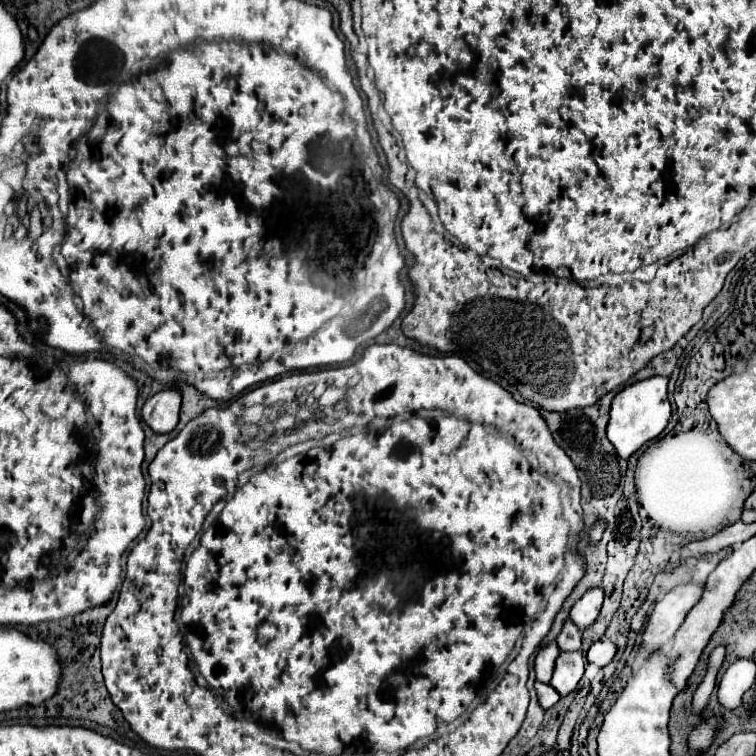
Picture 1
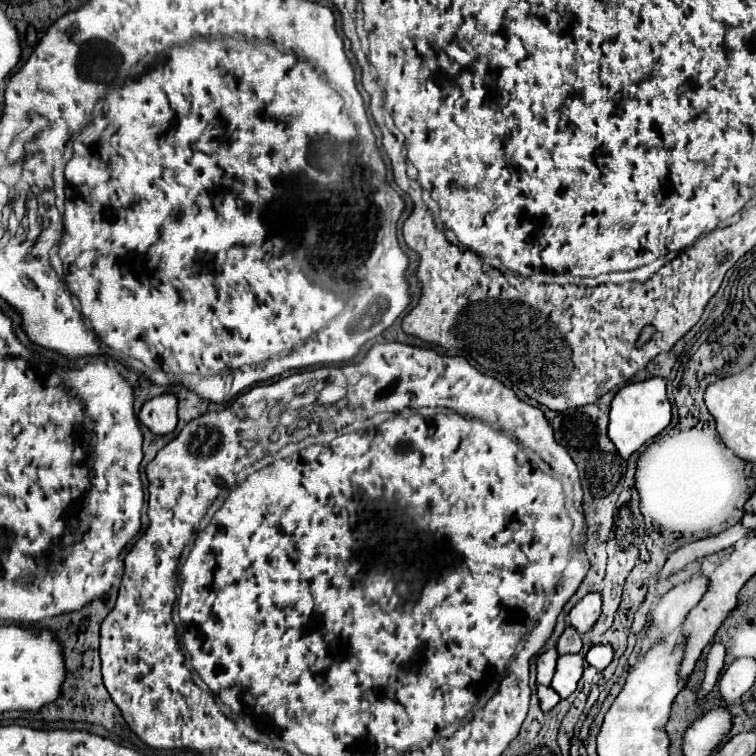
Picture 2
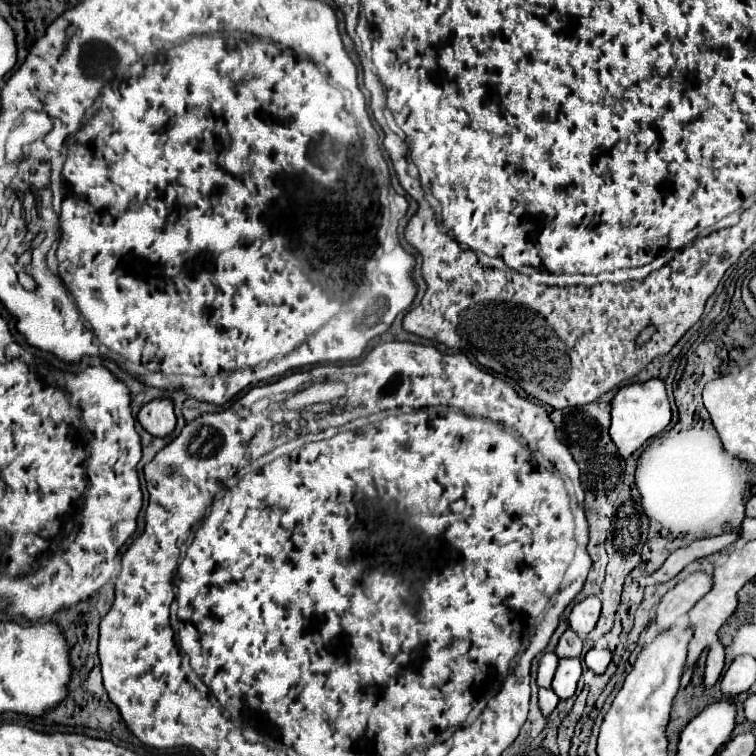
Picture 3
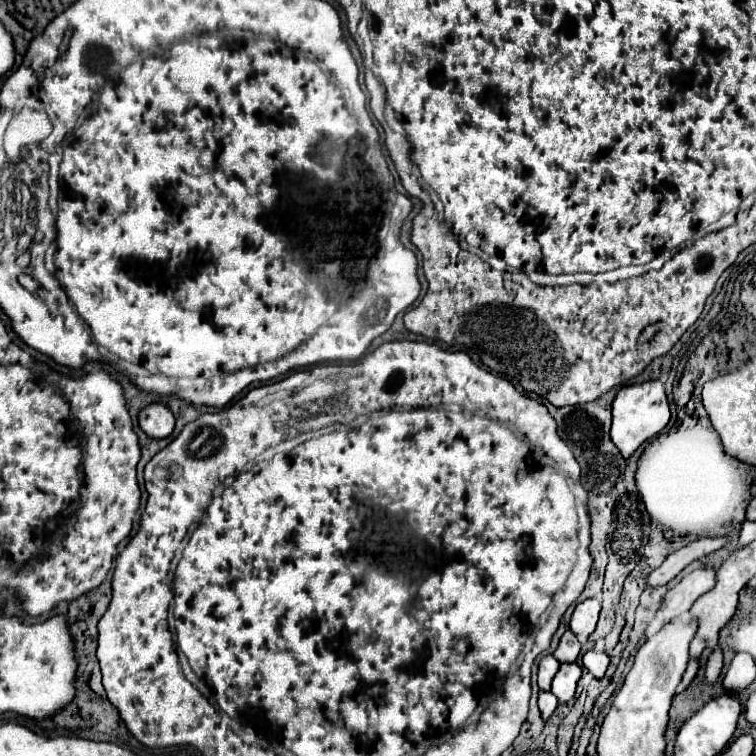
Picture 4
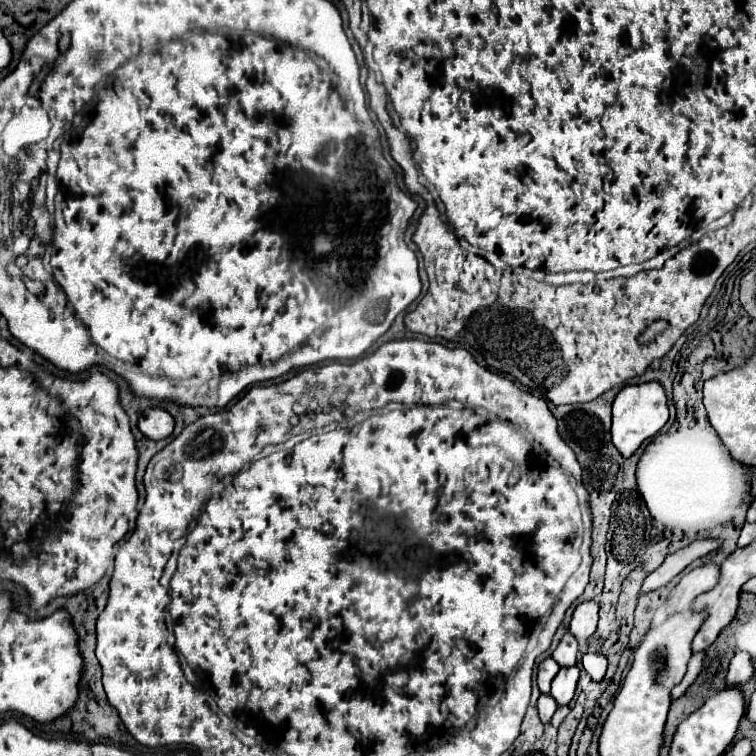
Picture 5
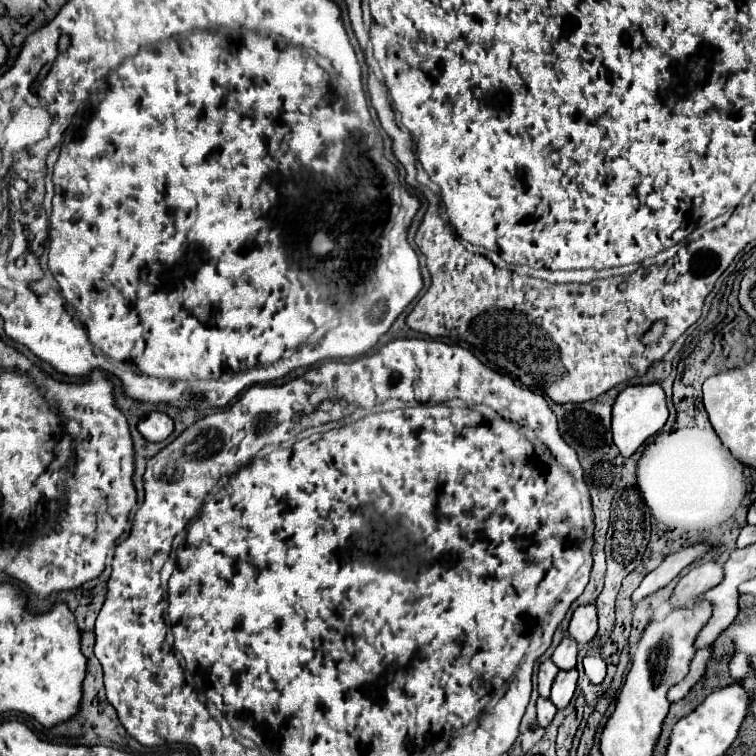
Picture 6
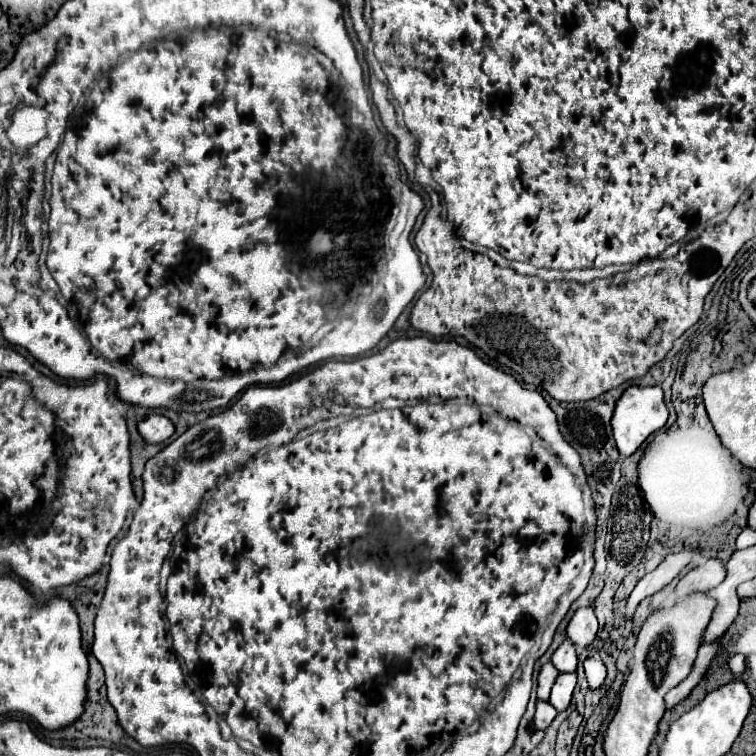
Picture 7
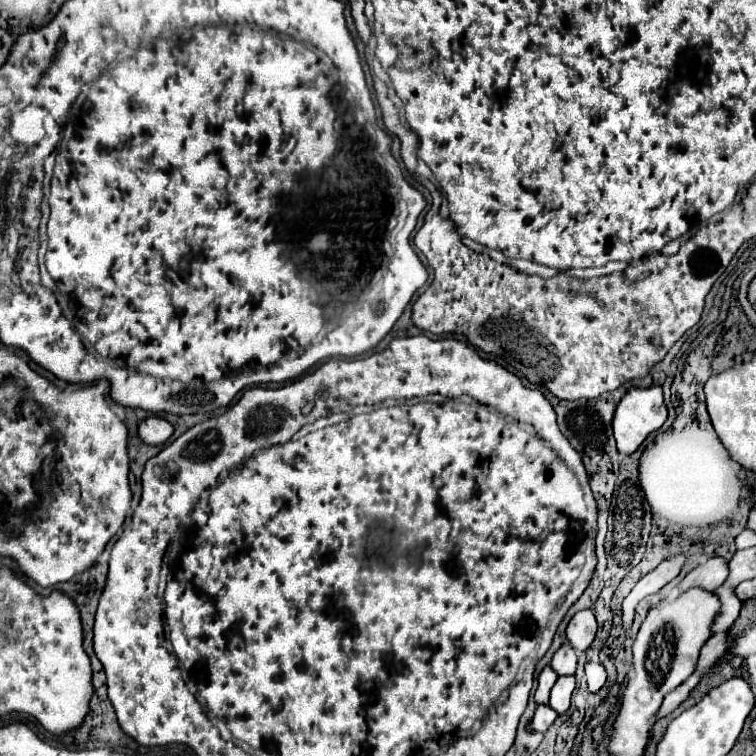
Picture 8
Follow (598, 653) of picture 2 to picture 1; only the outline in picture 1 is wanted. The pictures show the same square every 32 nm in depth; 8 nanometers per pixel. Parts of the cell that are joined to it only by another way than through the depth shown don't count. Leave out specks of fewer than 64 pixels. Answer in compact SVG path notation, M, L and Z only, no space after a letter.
M600 640L590 646L586 658L588 658L588 662L596 664L598 668L604 668L606 664L610 664L614 654L616 654L616 646L610 640Z

